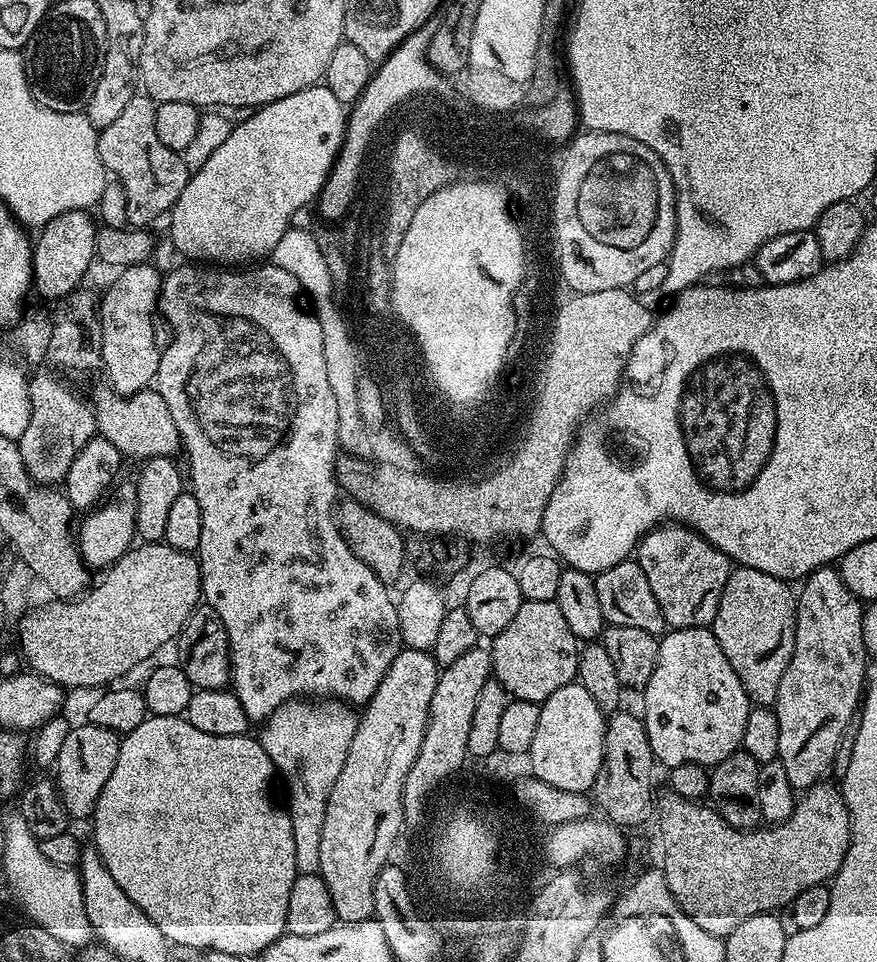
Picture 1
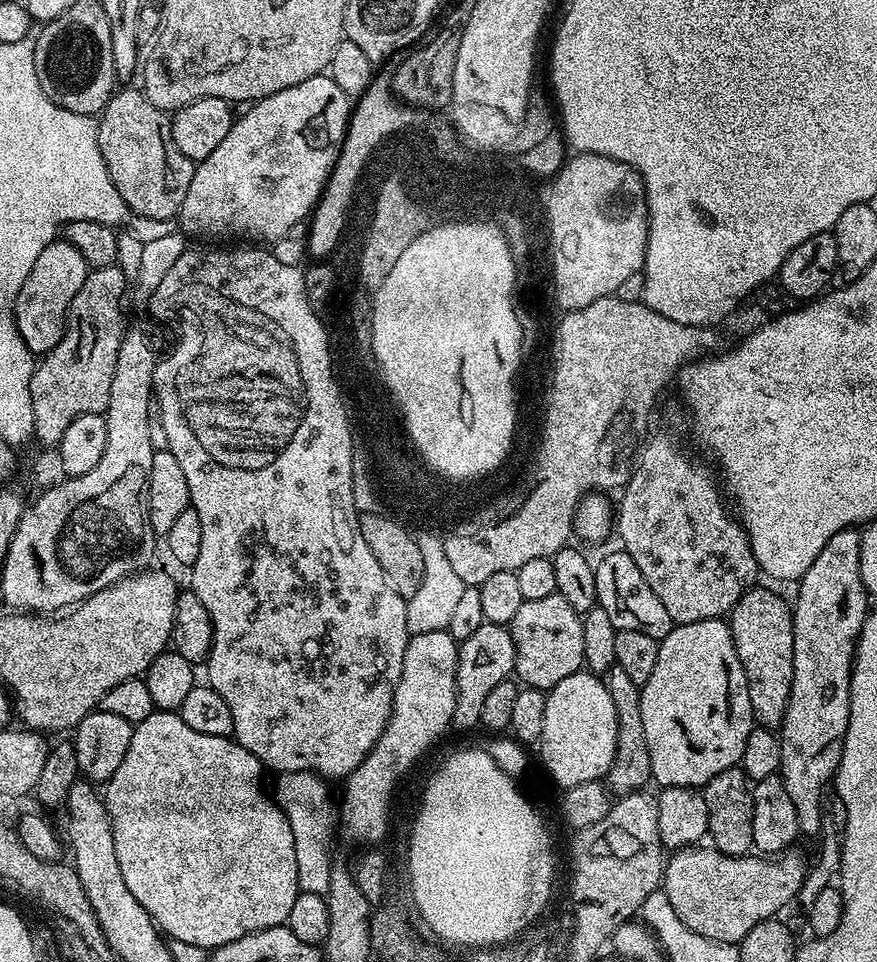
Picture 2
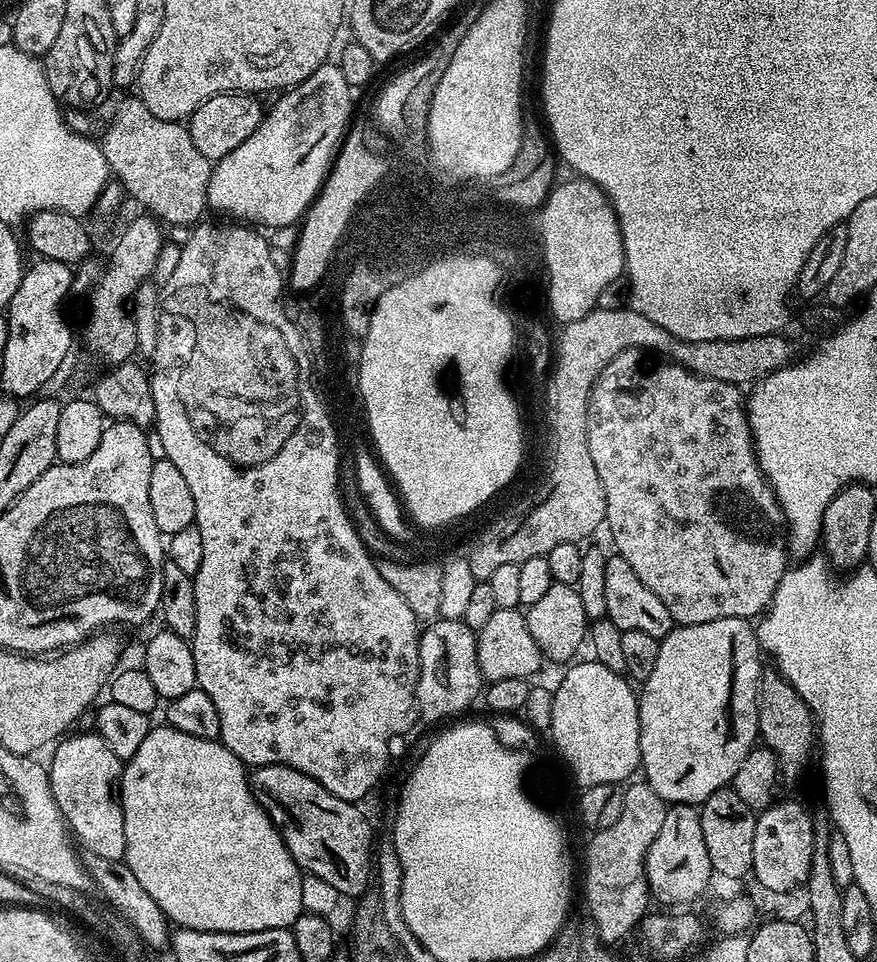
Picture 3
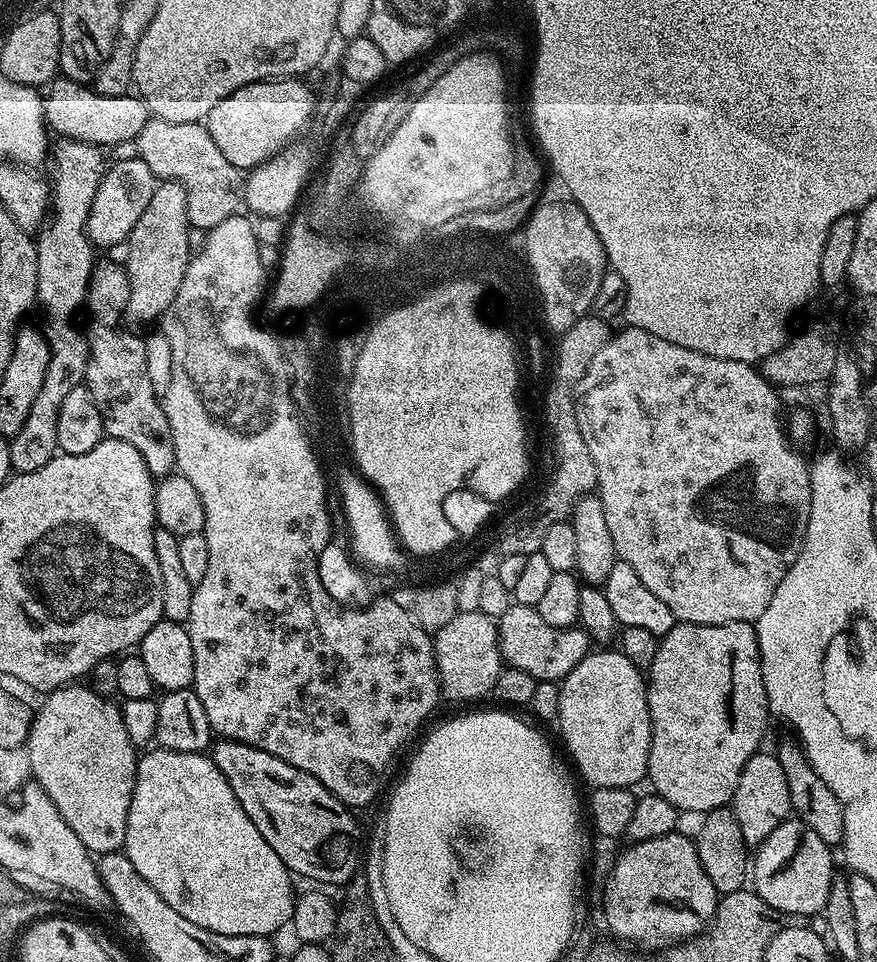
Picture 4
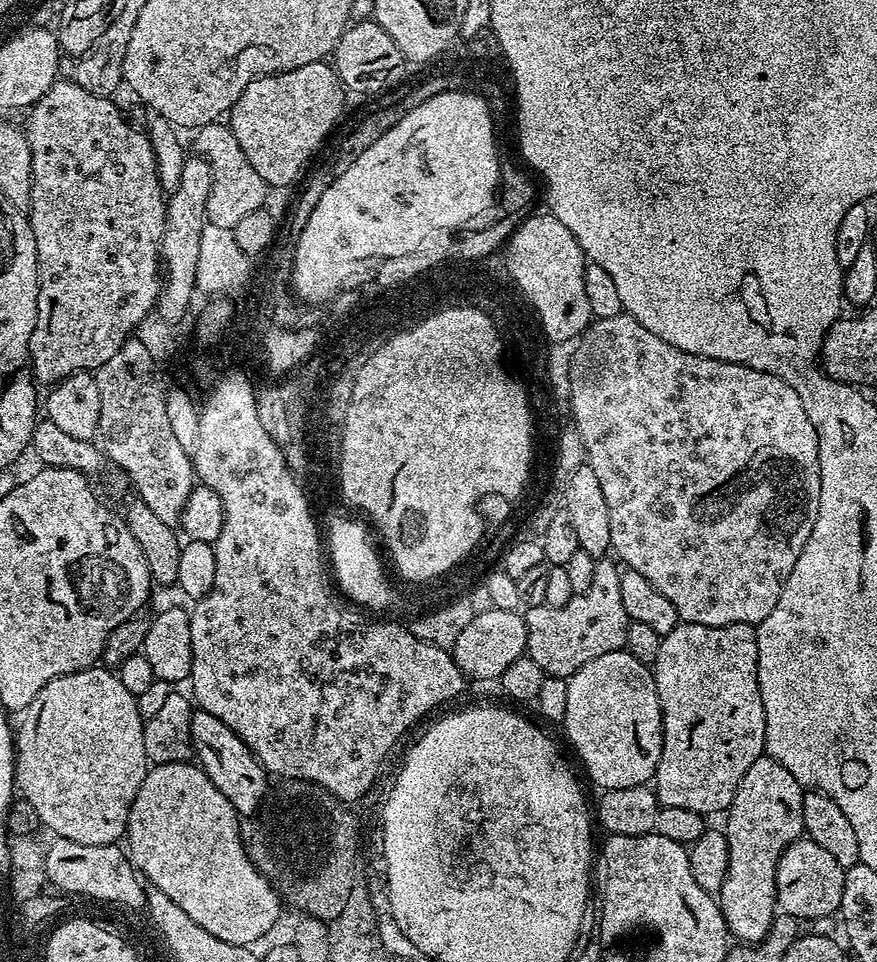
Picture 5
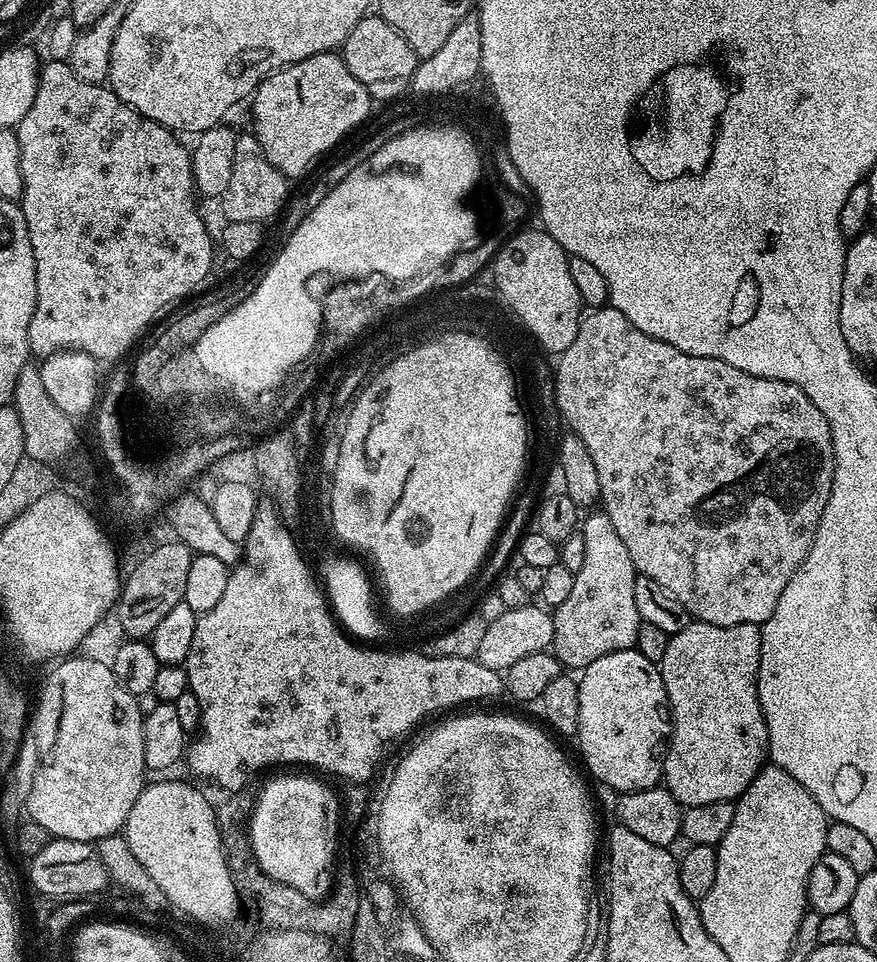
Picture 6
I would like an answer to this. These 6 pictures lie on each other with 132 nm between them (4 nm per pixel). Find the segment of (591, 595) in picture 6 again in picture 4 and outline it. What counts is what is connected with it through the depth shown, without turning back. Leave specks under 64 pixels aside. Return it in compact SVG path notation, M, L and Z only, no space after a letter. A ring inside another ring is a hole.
M513 602L502 614L496 625L496 632L500 635L500 659L507 667L526 670L539 682L542 680L551 680L553 682L563 681L565 676L582 662L582 658L588 655L590 651L590 641L587 632L579 626L571 628L555 628L550 626L550 622L542 622L542 614L538 614L535 608Z

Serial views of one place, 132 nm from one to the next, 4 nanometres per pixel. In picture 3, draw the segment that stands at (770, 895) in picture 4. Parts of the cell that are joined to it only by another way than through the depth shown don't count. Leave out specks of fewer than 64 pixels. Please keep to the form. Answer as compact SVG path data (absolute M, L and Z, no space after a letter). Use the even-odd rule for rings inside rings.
M780 800L757 815L754 830L754 862L751 875L769 892L795 893L808 883L814 854L813 817L796 800Z

